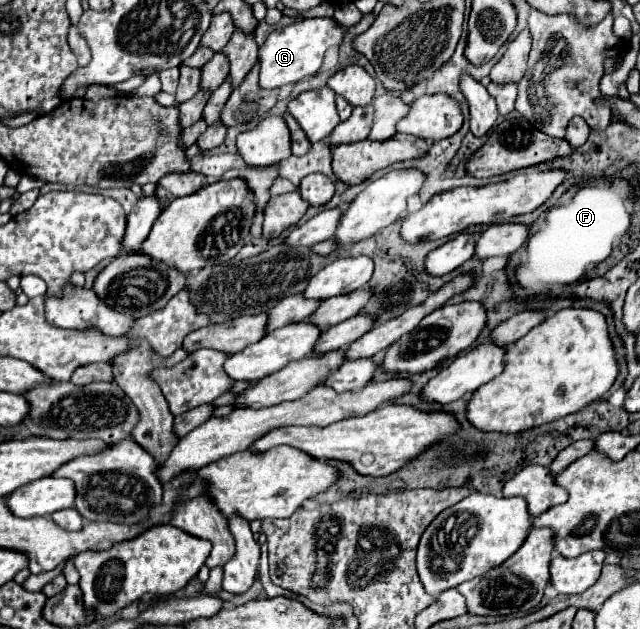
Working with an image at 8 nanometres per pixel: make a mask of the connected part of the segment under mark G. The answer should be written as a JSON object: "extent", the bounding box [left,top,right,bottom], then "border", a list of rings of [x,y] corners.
{"extent":[258,19,344,89],"border":[[[298,19],[292,25],[286,25],[278,31],[272,31],[266,43],[258,49],[260,63],[260,89],[274,89],[286,83],[298,83],[302,79],[310,79],[322,67],[324,51],[332,45],[340,45],[344,35],[344,27],[340,27],[334,19]]]}

